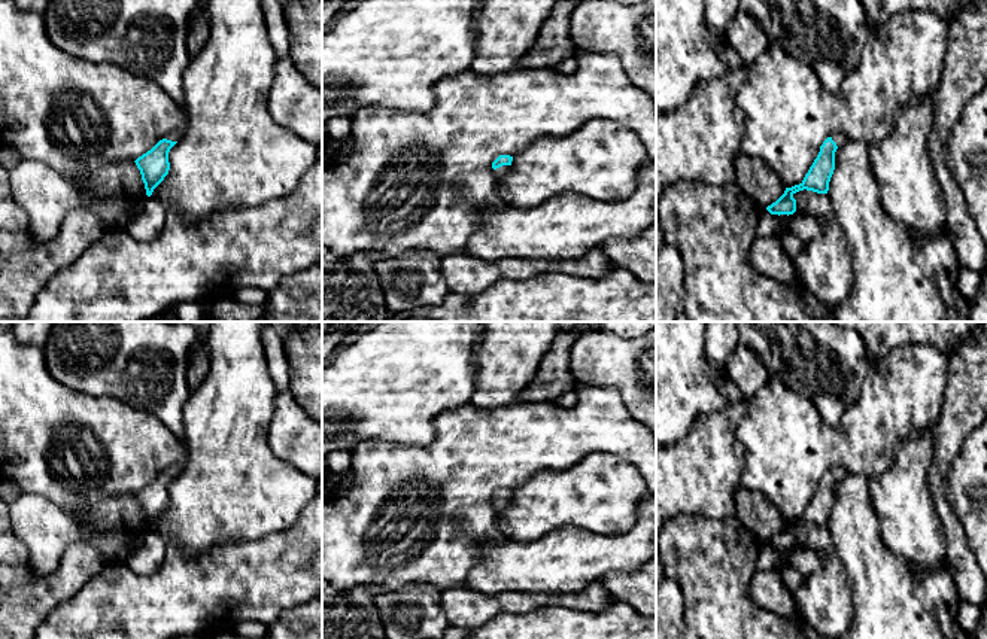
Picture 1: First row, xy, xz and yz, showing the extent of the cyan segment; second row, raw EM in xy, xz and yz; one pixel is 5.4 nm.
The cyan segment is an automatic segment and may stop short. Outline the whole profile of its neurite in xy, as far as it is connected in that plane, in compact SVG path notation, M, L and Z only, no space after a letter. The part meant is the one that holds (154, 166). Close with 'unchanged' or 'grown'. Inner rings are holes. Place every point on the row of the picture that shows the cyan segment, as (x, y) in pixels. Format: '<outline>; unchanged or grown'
M182 131L170 133L165 139L160 140L151 150L148 150L134 161L137 168L140 170L148 197L152 195L154 189L168 174L168 152L182 139L182 134Z; grown

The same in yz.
M841 133L827 137L820 146L820 152L799 185L786 188L784 194L766 210L771 214L793 214L796 212L796 200L793 195L799 191L813 191L817 194L827 194L829 182L835 170L835 152L845 142Z; grown

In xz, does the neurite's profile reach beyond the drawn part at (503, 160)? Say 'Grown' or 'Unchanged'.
Grown

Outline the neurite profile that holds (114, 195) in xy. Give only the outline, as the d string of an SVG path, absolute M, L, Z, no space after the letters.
M22 159L9 171L9 186L15 203L28 214L28 235L34 243L52 241L66 214L75 209L92 212L106 231L125 229L148 197L134 161L109 165L103 171L92 173L88 182L81 183L73 177L61 176L40 161Z

